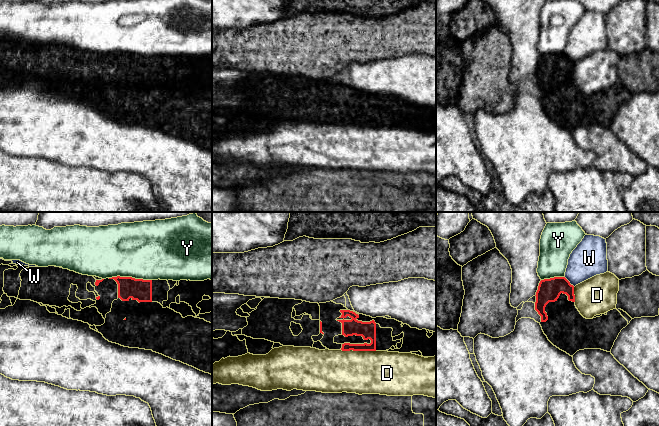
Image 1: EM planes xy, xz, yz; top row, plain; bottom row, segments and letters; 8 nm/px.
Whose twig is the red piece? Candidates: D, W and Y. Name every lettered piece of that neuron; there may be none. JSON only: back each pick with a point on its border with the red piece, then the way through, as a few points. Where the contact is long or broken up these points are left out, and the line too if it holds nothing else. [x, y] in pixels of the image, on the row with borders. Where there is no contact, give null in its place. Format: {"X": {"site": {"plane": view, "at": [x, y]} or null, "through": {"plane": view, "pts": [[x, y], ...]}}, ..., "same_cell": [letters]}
{"same_cell": []}

